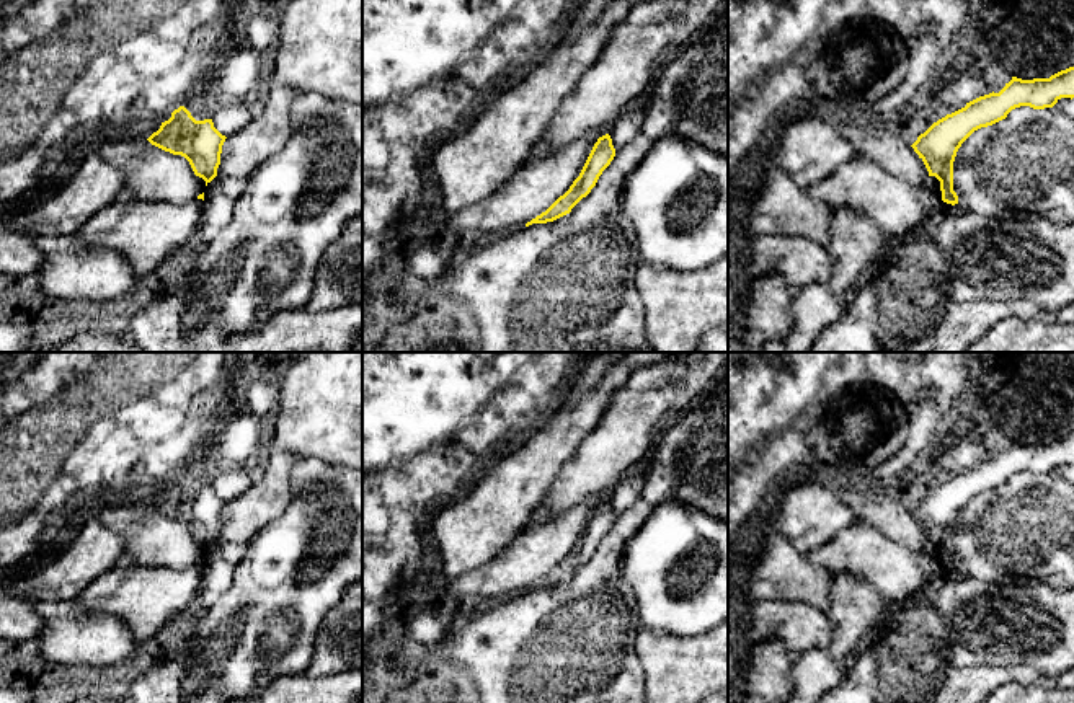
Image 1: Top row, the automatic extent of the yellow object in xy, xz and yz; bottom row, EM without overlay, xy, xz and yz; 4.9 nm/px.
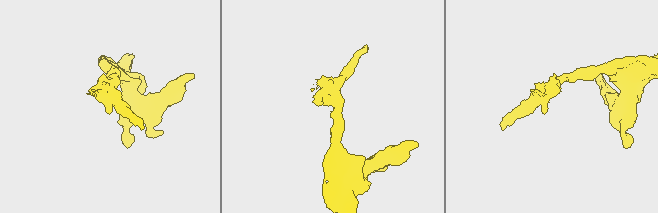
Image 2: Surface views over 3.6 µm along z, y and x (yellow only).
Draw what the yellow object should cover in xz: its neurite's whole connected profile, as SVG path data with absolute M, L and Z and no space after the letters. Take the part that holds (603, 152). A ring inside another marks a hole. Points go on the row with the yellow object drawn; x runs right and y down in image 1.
M609 134L597 139L594 144L579 176L573 181L570 189L560 196L545 212L526 223L547 223L553 222L566 214L586 197L591 189L596 186L602 171L610 165L615 157L615 148Z

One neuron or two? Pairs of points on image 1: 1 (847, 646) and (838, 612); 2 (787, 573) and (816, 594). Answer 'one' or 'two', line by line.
1: one
2: one

